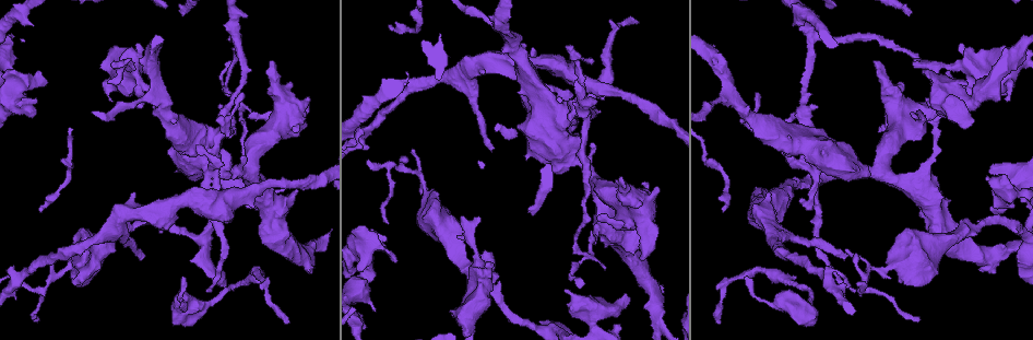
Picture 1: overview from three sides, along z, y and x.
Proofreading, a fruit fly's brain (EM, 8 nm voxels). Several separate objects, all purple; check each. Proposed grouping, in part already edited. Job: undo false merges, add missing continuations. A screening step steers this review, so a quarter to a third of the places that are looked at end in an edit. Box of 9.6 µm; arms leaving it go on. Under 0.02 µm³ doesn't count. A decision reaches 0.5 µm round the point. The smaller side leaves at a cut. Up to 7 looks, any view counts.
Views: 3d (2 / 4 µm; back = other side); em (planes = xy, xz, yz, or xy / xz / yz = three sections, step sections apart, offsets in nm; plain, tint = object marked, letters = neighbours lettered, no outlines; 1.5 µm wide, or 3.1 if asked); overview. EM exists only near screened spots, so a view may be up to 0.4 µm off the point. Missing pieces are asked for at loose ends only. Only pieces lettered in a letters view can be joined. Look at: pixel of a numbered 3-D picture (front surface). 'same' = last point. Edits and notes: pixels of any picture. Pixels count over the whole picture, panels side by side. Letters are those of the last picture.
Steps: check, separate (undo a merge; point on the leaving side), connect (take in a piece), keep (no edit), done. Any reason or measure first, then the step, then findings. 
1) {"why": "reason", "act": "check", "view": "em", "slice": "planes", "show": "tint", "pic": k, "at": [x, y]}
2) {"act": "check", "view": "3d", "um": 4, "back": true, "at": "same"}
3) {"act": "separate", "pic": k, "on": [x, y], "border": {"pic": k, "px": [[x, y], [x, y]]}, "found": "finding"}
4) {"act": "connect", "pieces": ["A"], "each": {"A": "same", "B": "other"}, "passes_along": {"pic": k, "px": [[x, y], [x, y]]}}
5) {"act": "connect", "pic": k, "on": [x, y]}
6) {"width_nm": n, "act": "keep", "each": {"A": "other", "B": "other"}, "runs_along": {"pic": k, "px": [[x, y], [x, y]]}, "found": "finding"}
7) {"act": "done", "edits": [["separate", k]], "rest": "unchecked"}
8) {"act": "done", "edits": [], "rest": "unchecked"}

{"why": "free end", "act": "check", "view": "3d", "um": 2, "pic": 1, "at": [310, 273]}

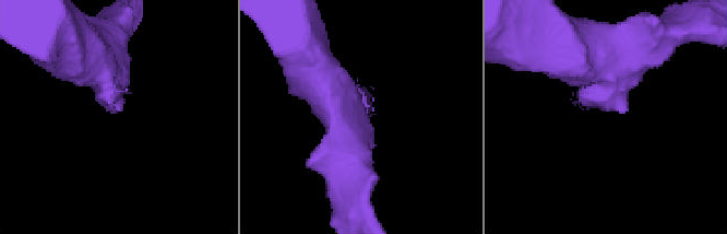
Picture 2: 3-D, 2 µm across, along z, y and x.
{"act": "check", "view": "em", "slice": "planes", "show": "letters", "pic": 2, "at": [619, 107]}

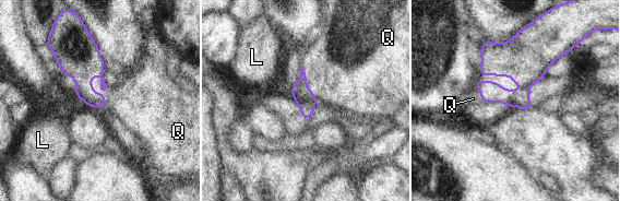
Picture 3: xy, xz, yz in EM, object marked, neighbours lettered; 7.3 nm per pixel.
{"act": "connect", "pieces": ["Q"], "each": {"L": "other", "Q": "same"}, "found": "it goes on there"}

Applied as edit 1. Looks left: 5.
{"why": "free end", "act": "check", "view": "3d", "um": 4, "pic": 1, "at": [489, 150]}

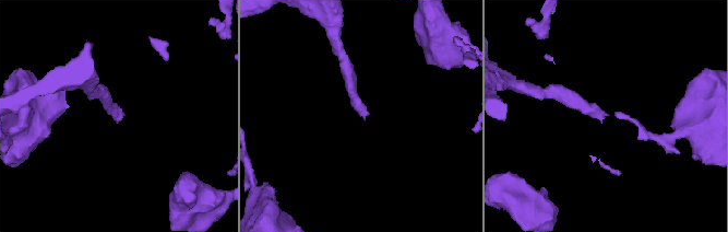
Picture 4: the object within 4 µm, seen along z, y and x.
{"why": "now the EM", "act": "check", "view": "em", "um": 3.1, "slice": "planes", "show": "plain", "pic": 4, "at": [363, 118]}

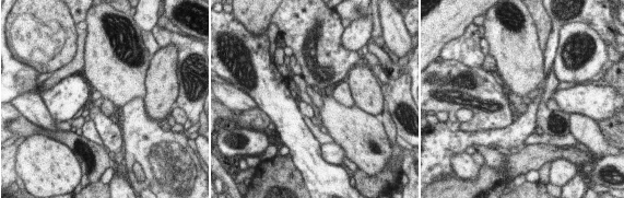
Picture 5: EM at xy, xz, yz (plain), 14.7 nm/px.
{"act": "check", "view": "em", "um": 3.1, "slice": "planes", "show": "letters", "at": "same"}

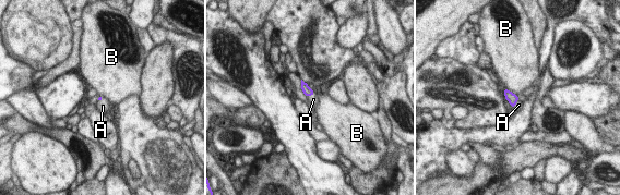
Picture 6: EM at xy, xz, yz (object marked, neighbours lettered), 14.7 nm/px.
{"act": "connect", "pieces": ["A"], "each": {"A": "same", "B": "other"}, "passes_along": {"pic": 6, "px": [[512, 98], [515, 104], [519, 105]]}, "found": "it goes on there"}

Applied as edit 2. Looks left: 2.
{"act": "done", "edits": [["connect", 3], ["connect", 6]], "rest": "unchecked"}

